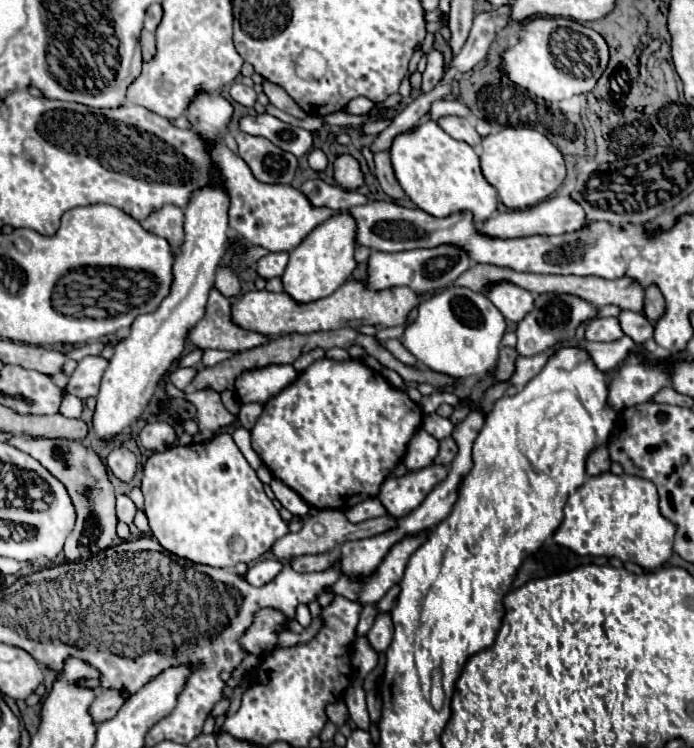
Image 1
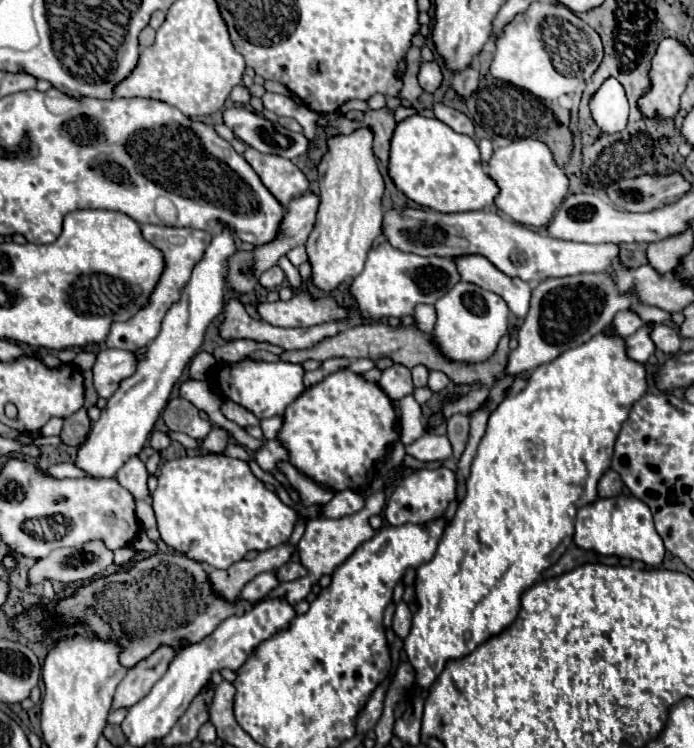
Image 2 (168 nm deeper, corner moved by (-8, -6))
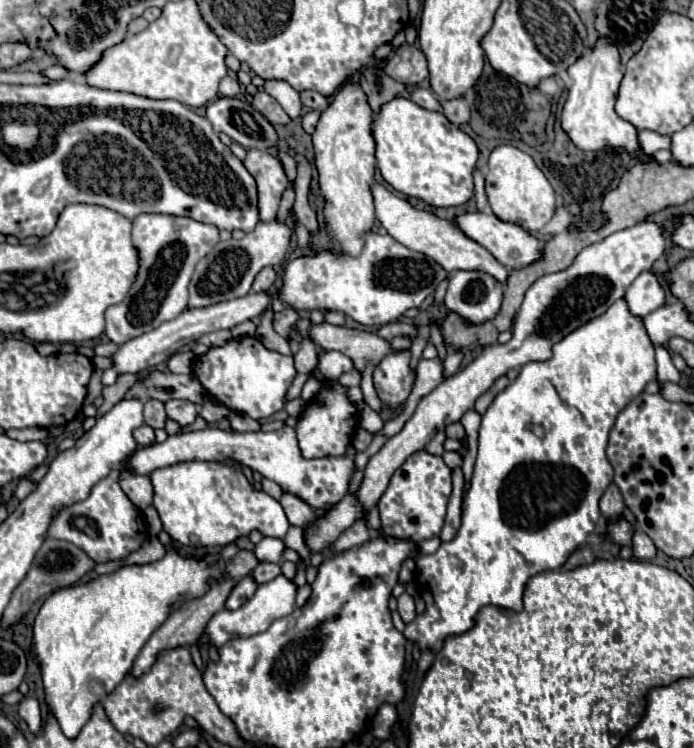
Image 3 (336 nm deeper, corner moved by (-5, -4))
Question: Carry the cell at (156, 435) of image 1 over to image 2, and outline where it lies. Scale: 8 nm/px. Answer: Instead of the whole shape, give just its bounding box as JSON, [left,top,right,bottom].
[151,432,171,450]

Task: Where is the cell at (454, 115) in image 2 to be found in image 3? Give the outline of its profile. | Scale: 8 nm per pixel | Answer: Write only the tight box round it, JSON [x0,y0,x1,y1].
[410,88,440,112]

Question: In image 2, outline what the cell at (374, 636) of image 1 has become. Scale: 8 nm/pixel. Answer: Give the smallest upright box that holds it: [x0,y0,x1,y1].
[393,602,411,640]

